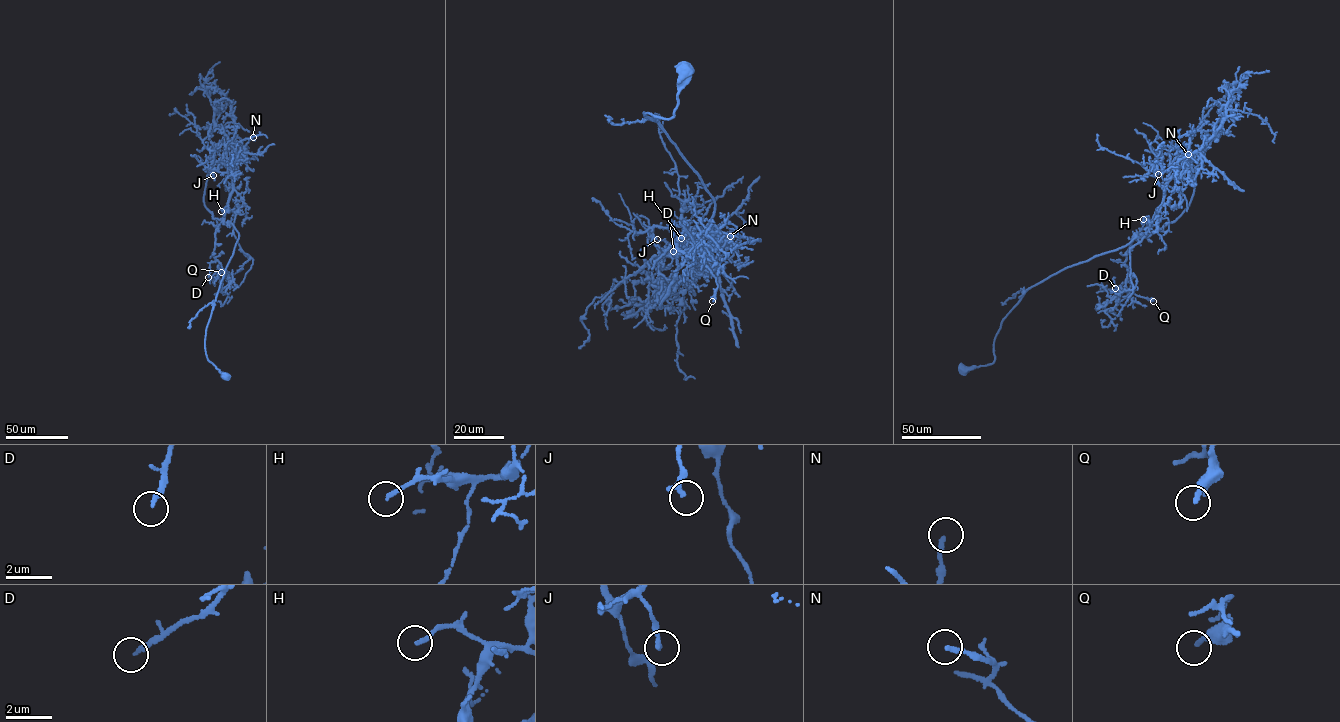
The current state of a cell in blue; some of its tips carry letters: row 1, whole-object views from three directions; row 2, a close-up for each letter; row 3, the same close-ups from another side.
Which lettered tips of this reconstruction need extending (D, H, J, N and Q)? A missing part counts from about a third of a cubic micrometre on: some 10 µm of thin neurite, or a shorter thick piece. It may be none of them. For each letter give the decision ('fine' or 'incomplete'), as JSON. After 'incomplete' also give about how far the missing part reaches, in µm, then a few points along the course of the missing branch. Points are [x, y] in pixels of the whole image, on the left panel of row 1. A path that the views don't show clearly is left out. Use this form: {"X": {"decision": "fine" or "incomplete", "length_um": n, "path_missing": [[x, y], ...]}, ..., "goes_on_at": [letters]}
{"D": {"decision": "incomplete", "length_um": 6}, "H": {"decision": "incomplete", "length_um": 10}, "J": {"decision": "fine"}, "N": {"decision": "fine"}, "Q": {"decision": "fine"}, "goes_on_at": ["D", "H"]}

